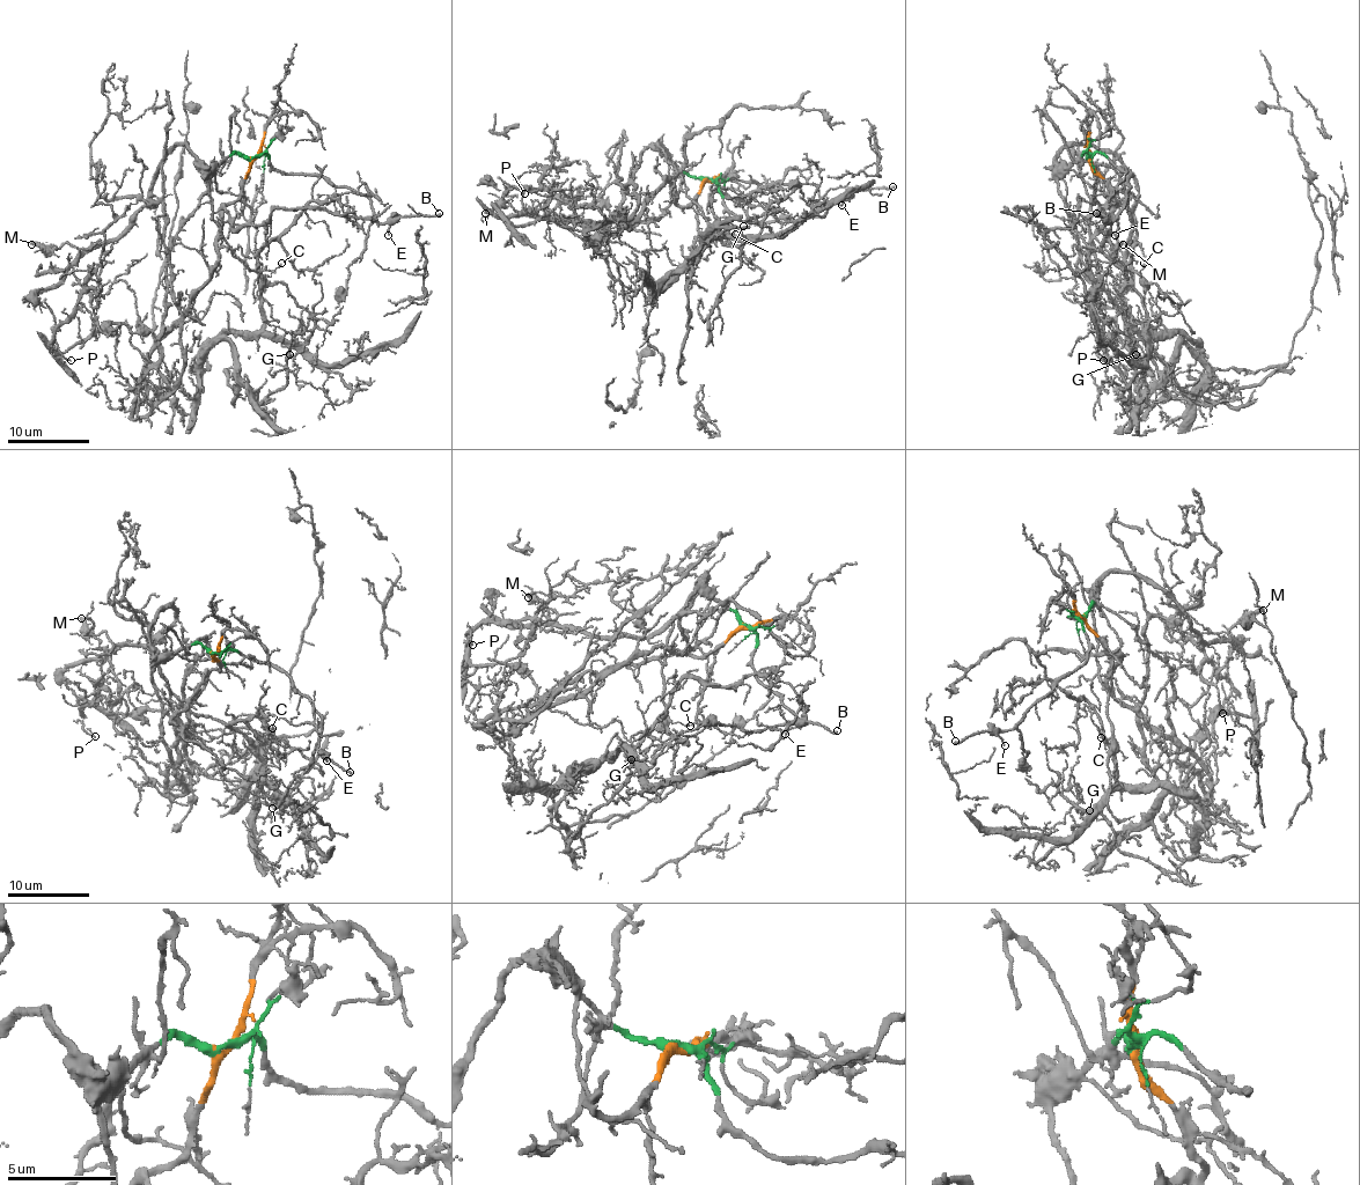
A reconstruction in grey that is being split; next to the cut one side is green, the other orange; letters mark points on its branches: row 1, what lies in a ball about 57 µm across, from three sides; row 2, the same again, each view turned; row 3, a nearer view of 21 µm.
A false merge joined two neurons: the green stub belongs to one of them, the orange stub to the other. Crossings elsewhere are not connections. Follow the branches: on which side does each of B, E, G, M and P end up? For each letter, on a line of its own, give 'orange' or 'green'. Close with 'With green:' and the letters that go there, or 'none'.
B: green
E: green
G: orange
M: green
P: orange
With green: B, E, M

